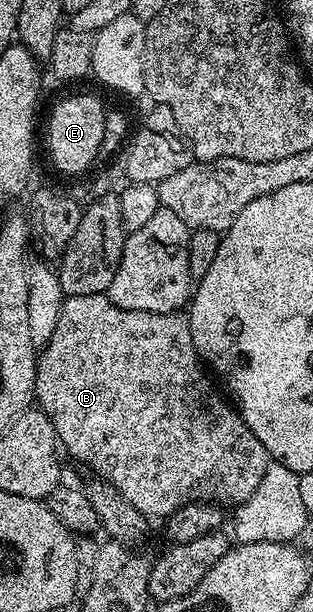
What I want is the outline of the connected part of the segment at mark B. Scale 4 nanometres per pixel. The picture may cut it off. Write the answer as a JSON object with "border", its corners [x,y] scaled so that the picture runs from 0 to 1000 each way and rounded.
{"border":[[[332,480],[214,485],[185,513],[185,533],[173,533],[173,546],[160,546],[160,559],[141,564],[115,592],[109,654],[125,672],[144,673],[160,683],[179,704],[182,721],[198,727],[201,737],[208,740],[217,737],[249,757],[272,758],[316,783],[361,791],[377,801],[377,807],[390,807],[390,814],[403,814],[403,820],[415,820],[428,827],[428,833],[441,833],[457,843],[534,846],[556,840],[556,833],[569,833],[581,827],[642,820],[687,820],[706,827],[751,827],[786,820],[786,814],[799,814],[799,807],[812,807],[824,788],[837,788],[837,775],[850,775],[850,761],[863,757],[850,729],[837,729],[837,722],[824,722],[824,716],[812,716],[799,696],[786,696],[764,672],[732,655],[728,662],[690,642],[687,631],[652,616],[655,603],[645,600],[626,567],[613,562],[613,547],[597,528],[447,529],[447,523],[454,523],[454,511],[441,507],[390,507],[377,500],[364,500],[364,493],[351,493],[342,482]]]}

